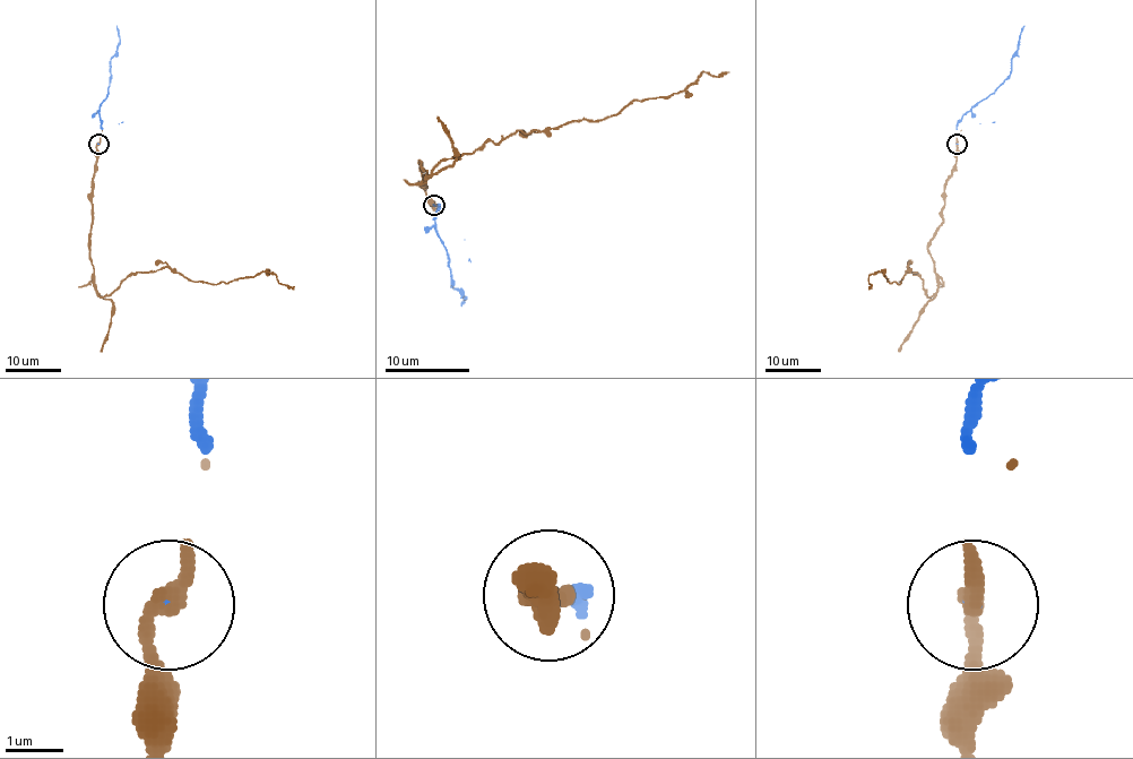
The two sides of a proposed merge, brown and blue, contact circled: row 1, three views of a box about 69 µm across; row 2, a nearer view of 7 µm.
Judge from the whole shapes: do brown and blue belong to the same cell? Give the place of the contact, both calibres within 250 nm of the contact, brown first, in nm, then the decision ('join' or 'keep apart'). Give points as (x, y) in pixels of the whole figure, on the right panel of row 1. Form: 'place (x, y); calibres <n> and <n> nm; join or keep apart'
place (957, 144); calibres 360 and 70 nm; keep apart

